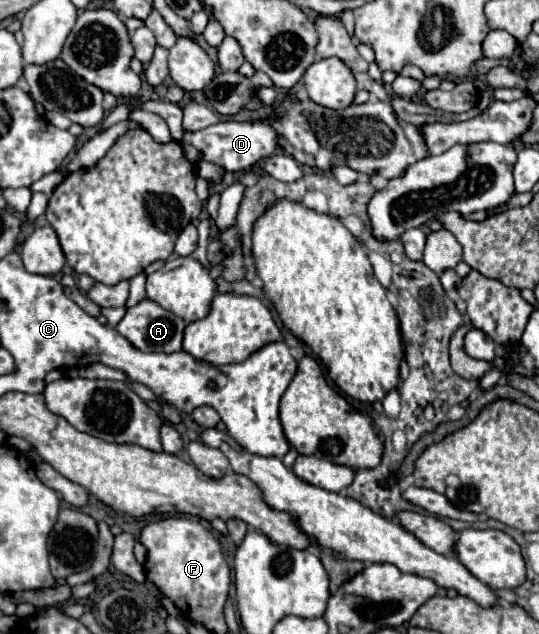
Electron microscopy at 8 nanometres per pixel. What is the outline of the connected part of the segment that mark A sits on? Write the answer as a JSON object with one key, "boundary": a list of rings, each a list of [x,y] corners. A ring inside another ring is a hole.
{"boundary":[[[149,298],[139,302],[135,308],[129,308],[125,318],[117,324],[117,332],[143,352],[179,352],[183,344],[185,328],[187,328],[185,320],[173,316],[173,312],[161,308],[159,304],[153,304],[153,300]]]}

